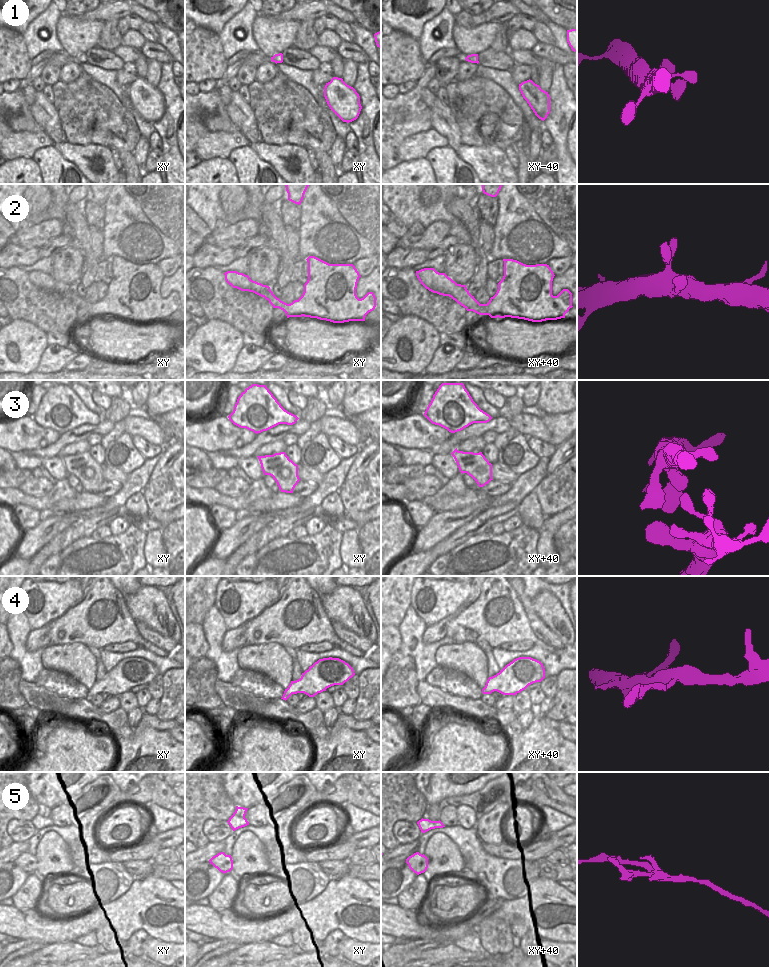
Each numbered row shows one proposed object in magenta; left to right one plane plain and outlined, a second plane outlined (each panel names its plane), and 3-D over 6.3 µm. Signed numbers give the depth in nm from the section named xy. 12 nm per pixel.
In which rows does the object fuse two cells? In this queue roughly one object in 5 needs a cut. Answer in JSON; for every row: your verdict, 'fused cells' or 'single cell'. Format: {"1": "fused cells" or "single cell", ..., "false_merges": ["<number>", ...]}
{"1": "single cell", "2": "single cell", "3": "single cell", "4": "single cell", "5": "fused cells", "false_merges": ["5"]}

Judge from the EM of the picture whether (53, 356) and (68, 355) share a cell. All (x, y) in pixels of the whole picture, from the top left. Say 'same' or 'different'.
same

